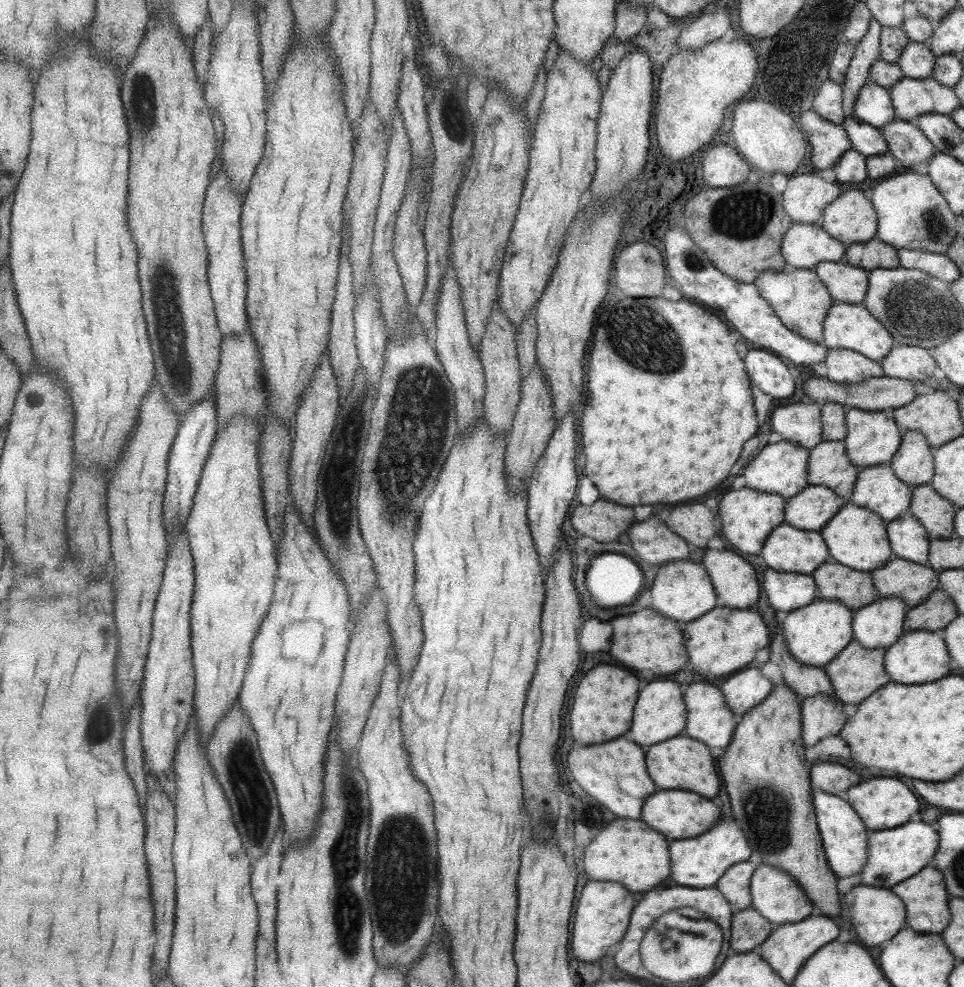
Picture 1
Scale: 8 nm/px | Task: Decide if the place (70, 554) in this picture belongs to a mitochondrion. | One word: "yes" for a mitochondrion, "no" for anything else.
no

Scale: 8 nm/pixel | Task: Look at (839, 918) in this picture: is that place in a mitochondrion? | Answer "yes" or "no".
no

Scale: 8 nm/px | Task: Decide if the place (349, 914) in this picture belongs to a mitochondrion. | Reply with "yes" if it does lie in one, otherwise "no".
yes

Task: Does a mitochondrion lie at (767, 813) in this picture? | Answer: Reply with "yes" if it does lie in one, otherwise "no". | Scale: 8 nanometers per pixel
yes

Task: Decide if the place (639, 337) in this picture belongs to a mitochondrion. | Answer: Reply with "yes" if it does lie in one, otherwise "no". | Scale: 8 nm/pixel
yes

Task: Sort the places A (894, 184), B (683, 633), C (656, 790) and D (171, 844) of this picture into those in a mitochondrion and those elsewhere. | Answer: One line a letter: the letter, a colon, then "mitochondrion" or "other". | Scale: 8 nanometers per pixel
A: other
B: other
C: other
D: other

